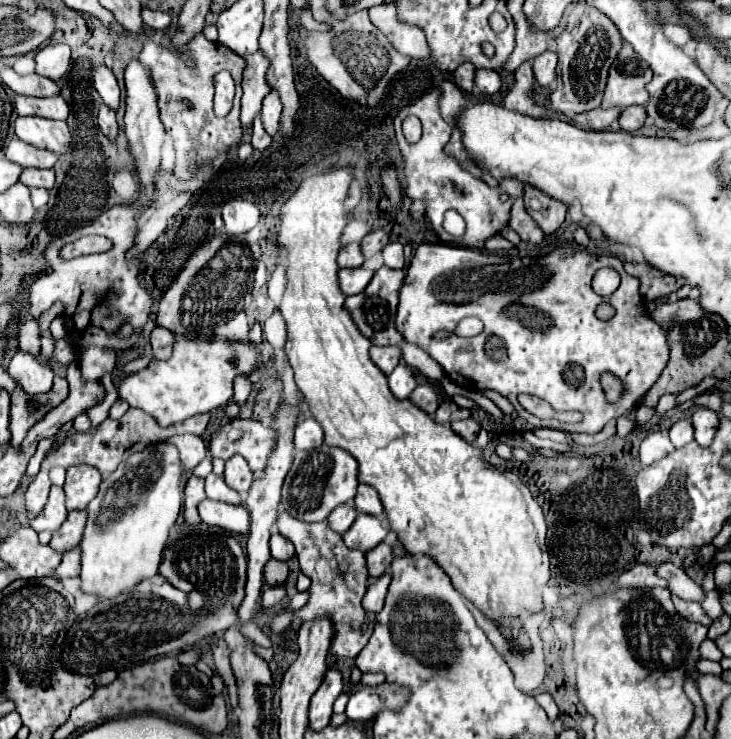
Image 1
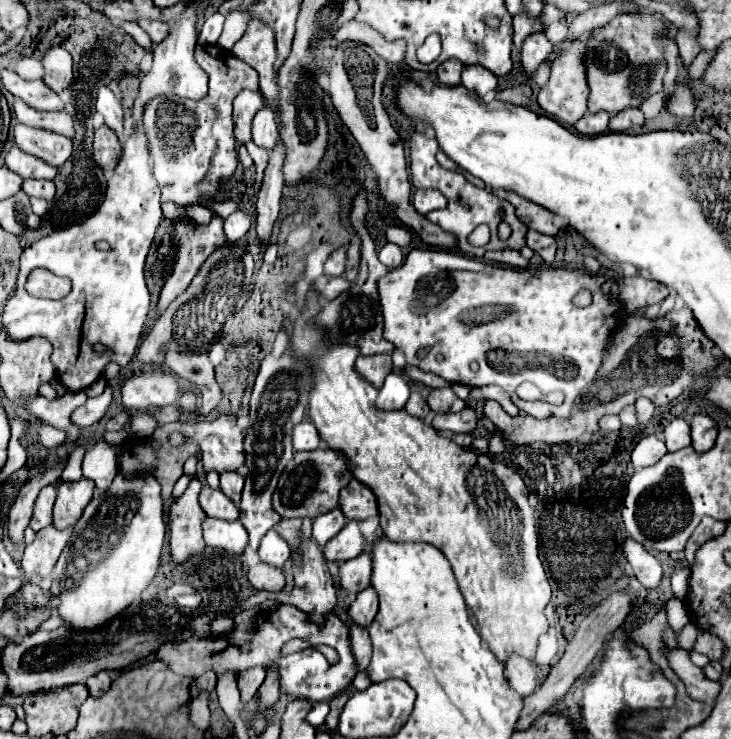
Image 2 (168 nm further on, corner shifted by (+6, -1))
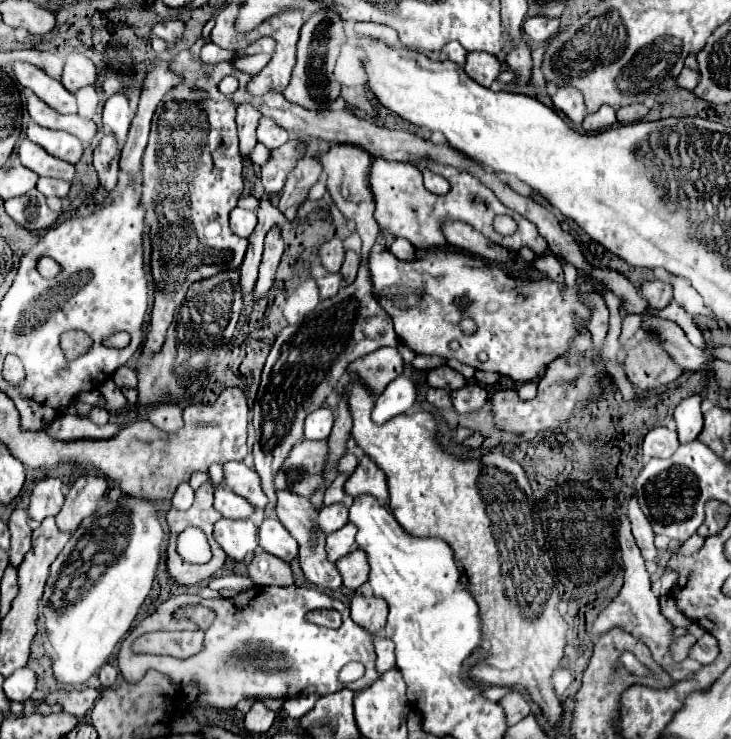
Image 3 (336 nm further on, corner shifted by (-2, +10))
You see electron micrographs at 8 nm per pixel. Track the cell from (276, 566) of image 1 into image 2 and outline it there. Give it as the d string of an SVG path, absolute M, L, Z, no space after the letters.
M256 564L248 570L248 580L256 590L268 590L268 592L280 592L284 588L284 574L282 570L268 566L268 564Z

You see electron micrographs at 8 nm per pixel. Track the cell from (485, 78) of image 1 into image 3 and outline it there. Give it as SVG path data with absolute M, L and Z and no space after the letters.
M468 53L464 71L482 87L490 87L500 75L500 61L490 53Z

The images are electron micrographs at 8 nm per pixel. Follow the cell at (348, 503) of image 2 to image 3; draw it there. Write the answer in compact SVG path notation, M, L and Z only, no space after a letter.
M362 457L356 471L350 475L350 479L344 483L344 493L352 499L358 495L372 495L380 503L388 503L388 485L384 473L376 467L374 461L368 457Z

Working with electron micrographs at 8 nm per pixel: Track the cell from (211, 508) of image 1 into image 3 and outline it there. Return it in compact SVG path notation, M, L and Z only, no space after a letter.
M222 517L214 525L214 539L230 559L242 561L252 557L258 547L258 527L250 519L234 521Z

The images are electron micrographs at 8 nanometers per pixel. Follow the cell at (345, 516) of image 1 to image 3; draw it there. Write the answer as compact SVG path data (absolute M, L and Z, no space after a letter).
M344 503L322 507L318 513L318 525L326 535L342 529L346 523L348 523L348 507Z

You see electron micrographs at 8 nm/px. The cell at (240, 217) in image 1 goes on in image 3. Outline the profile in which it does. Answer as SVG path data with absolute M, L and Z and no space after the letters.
M232 209L230 213L230 227L238 237L248 237L256 227L256 213L248 209Z

